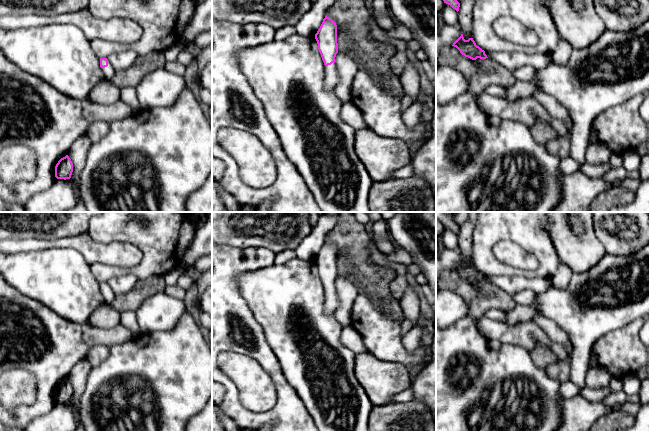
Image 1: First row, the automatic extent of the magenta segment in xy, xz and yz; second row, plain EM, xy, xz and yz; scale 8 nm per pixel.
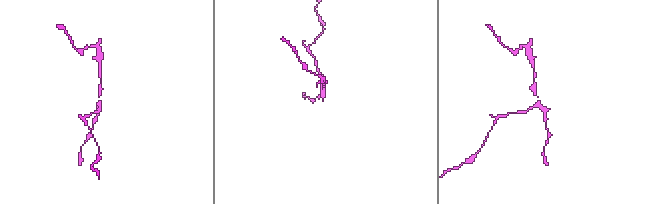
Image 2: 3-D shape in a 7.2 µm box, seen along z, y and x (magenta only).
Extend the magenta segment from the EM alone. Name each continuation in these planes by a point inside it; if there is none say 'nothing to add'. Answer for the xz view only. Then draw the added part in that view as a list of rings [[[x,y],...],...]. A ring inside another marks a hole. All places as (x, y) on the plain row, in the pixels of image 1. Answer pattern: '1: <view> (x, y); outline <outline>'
1: xz (331, 298); outline [[[335,287],[324,290],[325,296],[325,313],[331,315],[339,306],[339,299]]]

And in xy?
1: xy (109, 295); outline [[[108,285],[108,290],[105,292],[101,292],[103,295],[103,298],[105,300],[106,303],[110,303],[114,300],[116,294],[113,292],[113,290],[111,289],[111,287]]]

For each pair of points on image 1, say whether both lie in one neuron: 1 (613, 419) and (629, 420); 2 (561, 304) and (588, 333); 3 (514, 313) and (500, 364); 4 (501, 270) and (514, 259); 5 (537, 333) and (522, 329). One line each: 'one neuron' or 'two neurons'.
1: one neuron
2: one neuron
3: two neurons
4: two neurons
5: one neuron

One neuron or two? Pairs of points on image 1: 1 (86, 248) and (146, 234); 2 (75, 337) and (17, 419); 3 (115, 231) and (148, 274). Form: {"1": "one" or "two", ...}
{"1": "two", "2": "one", "3": "one"}

